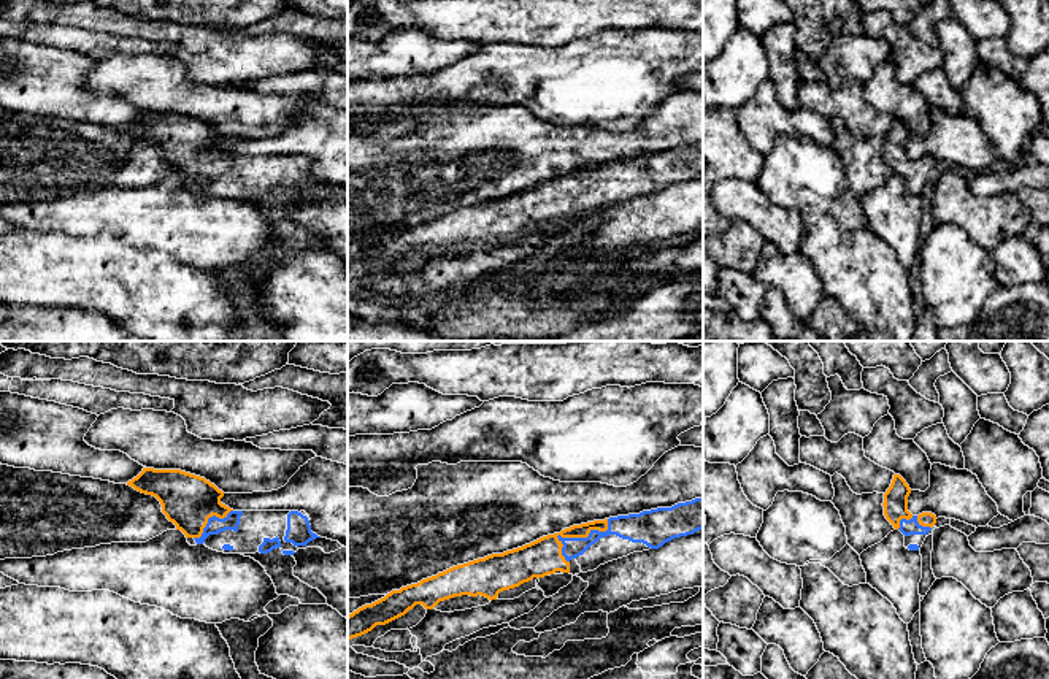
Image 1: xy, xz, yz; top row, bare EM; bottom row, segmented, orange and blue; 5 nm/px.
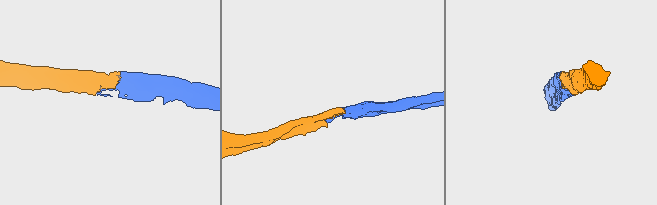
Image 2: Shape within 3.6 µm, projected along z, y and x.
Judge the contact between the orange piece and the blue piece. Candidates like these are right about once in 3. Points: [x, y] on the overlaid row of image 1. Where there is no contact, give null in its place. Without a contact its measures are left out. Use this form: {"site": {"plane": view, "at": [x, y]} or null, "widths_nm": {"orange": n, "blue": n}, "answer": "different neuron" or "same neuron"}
{"site": {"plane": "xz", "at": [578, 537]}, "widths_nm": {"orange": 190, "blue": 120}, "answer": "same neuron"}

